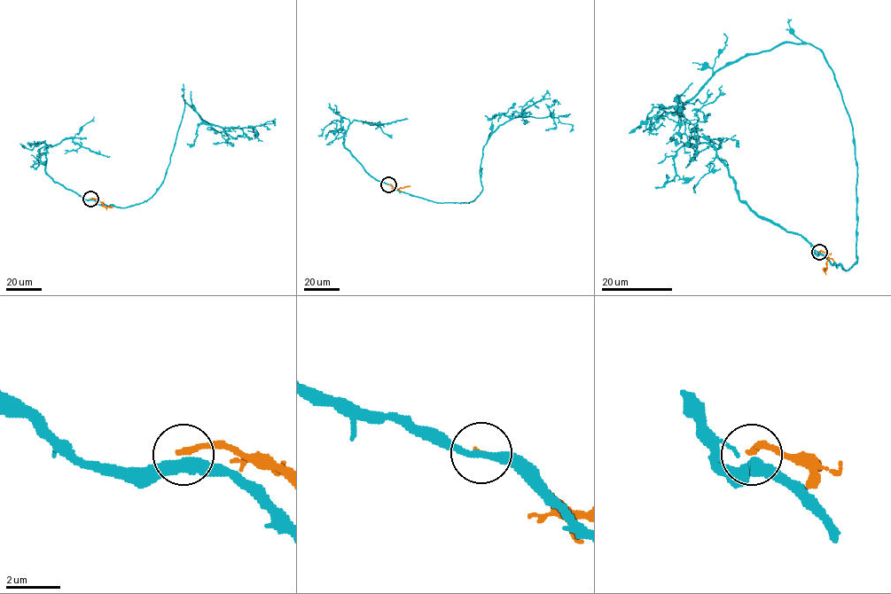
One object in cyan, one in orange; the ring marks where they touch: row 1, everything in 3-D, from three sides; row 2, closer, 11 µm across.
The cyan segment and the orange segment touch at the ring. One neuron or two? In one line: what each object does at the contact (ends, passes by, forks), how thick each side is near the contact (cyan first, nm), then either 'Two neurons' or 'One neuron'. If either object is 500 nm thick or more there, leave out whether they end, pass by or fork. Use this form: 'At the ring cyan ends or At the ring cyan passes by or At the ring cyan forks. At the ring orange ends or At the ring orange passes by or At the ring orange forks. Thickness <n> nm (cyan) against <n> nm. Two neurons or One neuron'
At the ring cyan passes by. At the ring orange ends. Thickness 300 nm (cyan) against 200 nm. Two neurons

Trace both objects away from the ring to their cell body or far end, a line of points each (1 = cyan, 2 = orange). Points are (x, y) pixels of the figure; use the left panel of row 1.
1: (90, 199), (126, 207), (152, 196), (169, 162), (182, 96), (201, 118), (223, 128), (275, 125), (274, 119)
2: (90, 199), (98, 200), (105, 207), (113, 207)

